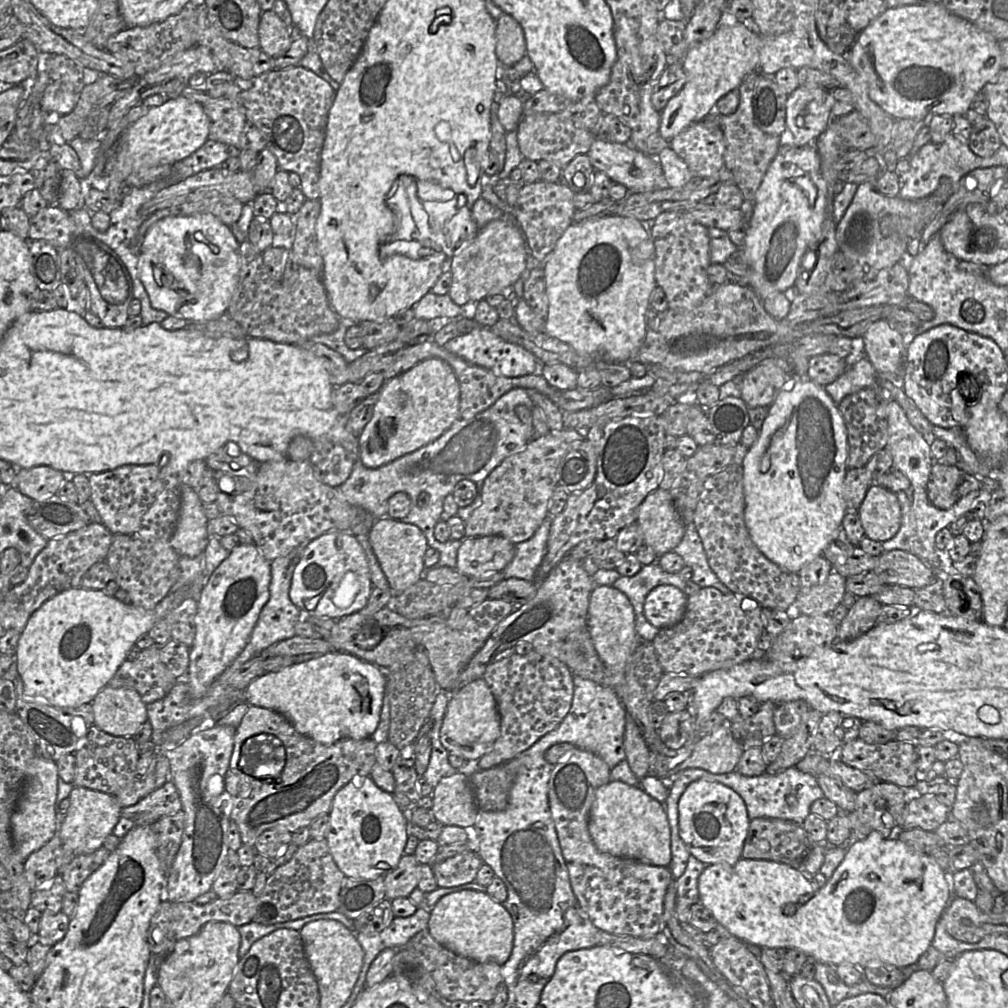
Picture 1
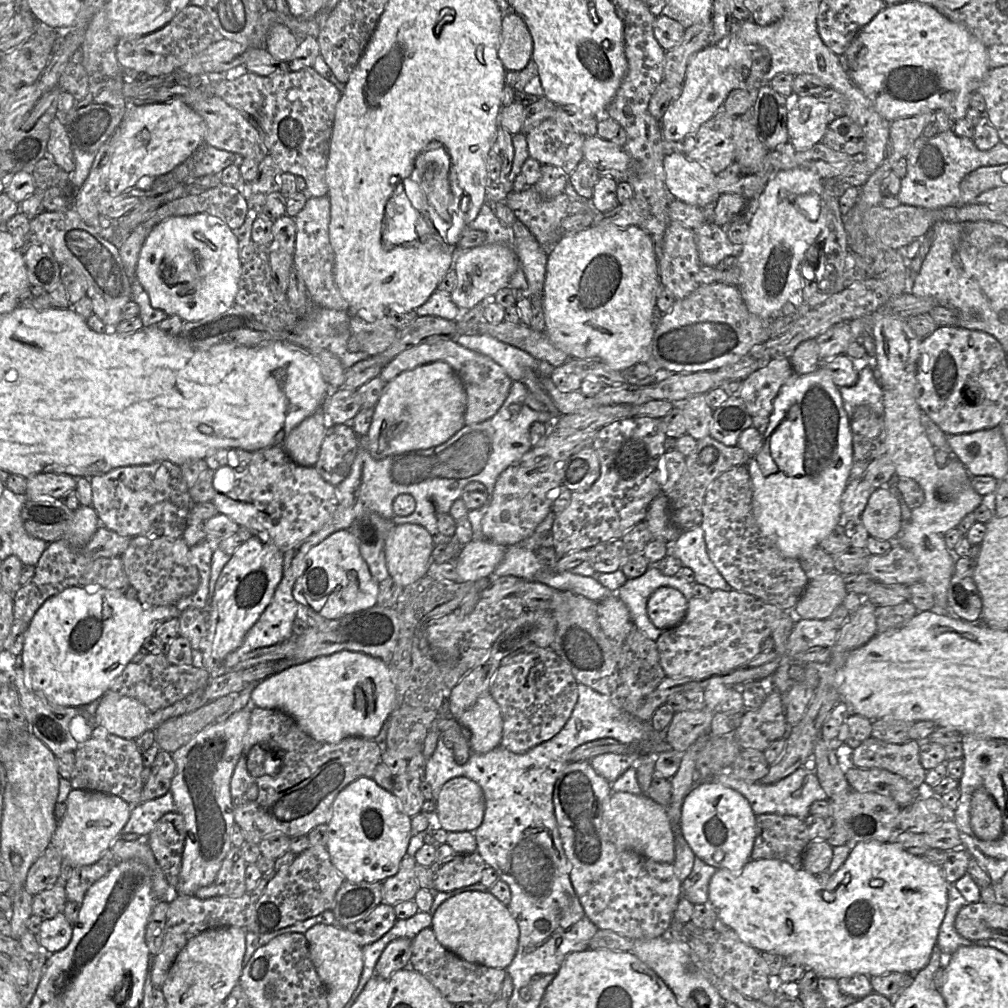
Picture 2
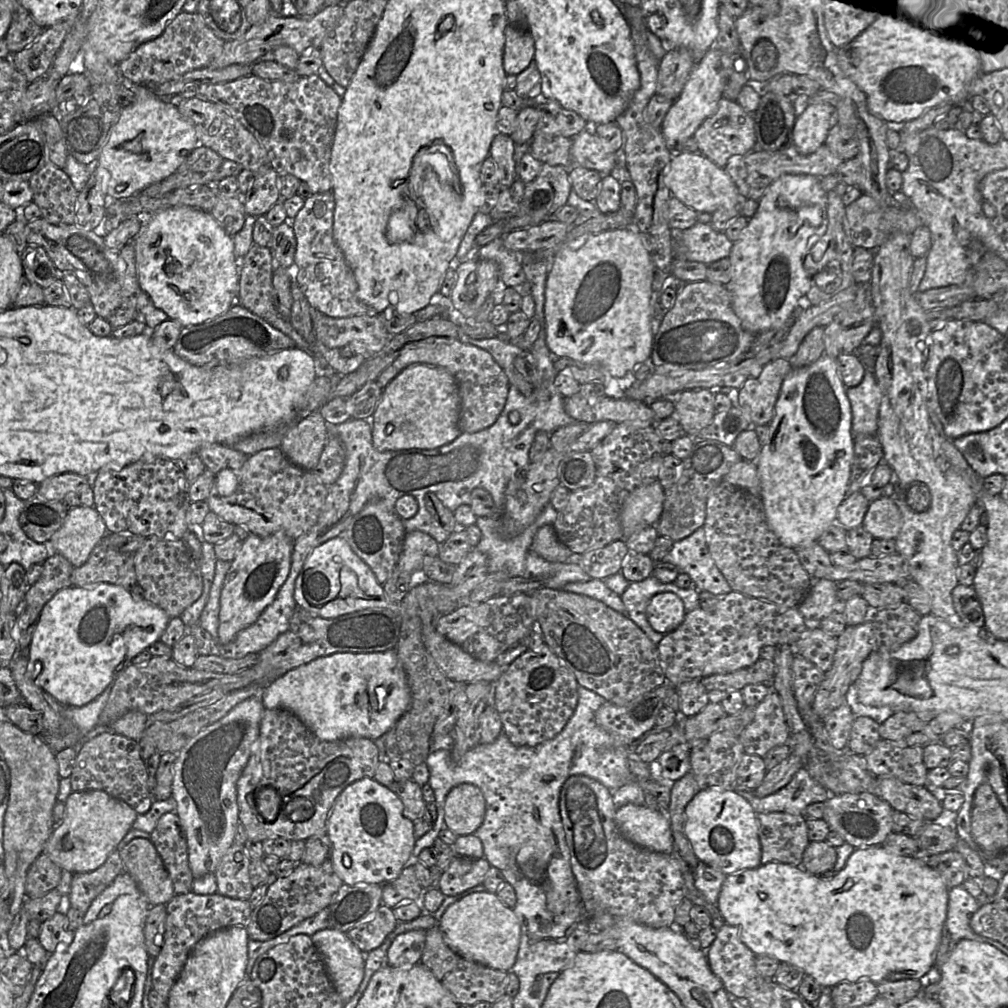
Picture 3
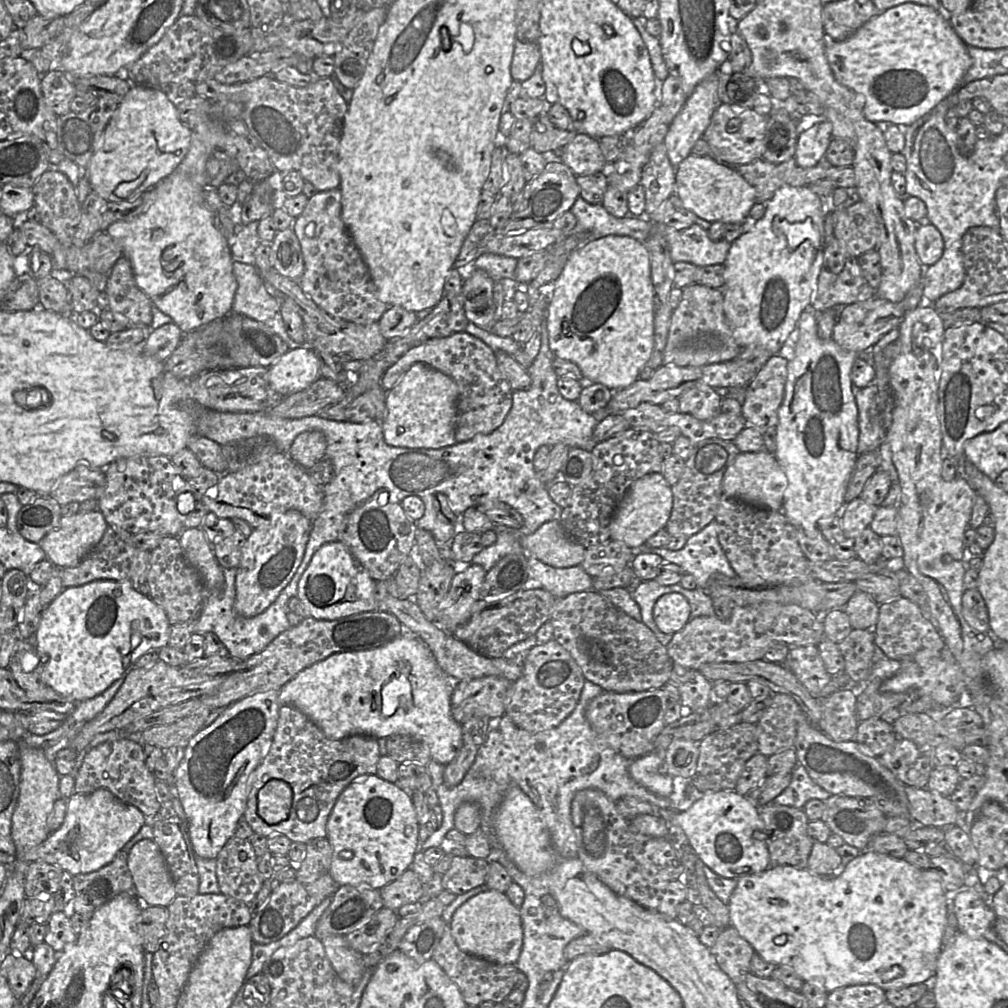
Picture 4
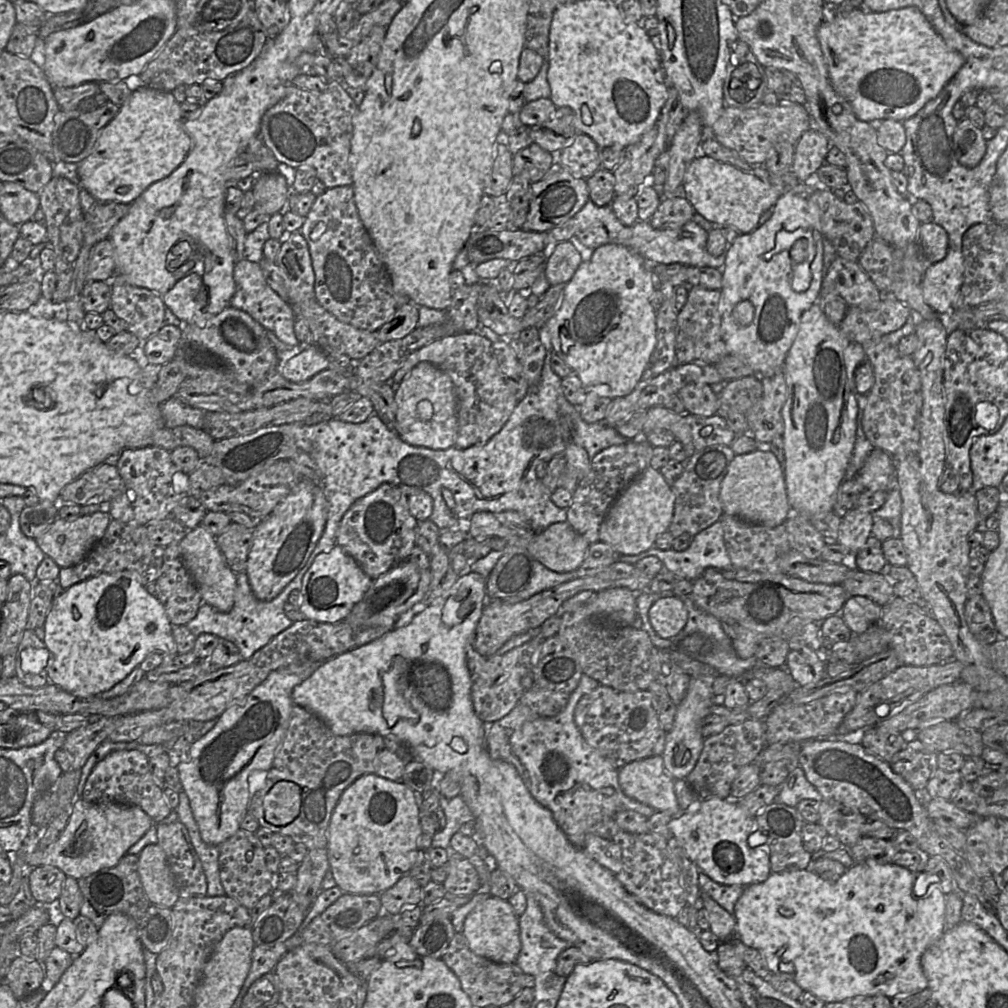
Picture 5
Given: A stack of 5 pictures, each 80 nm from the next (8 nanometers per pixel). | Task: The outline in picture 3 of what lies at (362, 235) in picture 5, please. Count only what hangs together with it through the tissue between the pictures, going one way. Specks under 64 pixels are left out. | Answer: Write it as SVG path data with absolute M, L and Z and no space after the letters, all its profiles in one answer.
M333 193L314 194L292 219L297 240L294 277L312 308L332 318L347 318L376 314L357 296L358 284L354 273L333 237L335 198Z

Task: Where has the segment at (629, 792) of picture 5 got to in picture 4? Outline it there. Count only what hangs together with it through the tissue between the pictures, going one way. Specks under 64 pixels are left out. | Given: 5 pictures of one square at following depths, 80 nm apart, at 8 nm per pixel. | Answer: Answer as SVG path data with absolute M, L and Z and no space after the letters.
M656 752L634 759L629 766L630 776L651 792L669 797L673 791L673 777L659 772L663 759Z

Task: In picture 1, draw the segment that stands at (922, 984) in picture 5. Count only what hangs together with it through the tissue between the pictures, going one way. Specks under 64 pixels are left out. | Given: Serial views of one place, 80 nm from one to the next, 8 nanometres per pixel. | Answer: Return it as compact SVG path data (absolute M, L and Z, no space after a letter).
M872 831L865 839L852 840L848 843L846 855L836 868L827 883L819 890L814 891L812 883L804 875L791 866L765 859L740 858L735 864L715 863L706 864L698 879L699 902L703 904L714 916L716 921L724 926L734 937L747 945L760 948L797 948L802 950L813 962L829 963L837 966L841 963L851 963L862 968L870 961L881 961L900 968L915 963L919 957L932 945L936 925L947 908L950 897L950 875L928 854L919 852L901 840L884 838L879 832Z

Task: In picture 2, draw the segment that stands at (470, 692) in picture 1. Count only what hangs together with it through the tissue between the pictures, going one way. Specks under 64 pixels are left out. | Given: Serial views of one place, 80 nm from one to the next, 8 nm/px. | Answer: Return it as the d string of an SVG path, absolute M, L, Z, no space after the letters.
M490 692L482 695L458 723L469 730L472 753L484 754L500 745L503 720L500 708Z

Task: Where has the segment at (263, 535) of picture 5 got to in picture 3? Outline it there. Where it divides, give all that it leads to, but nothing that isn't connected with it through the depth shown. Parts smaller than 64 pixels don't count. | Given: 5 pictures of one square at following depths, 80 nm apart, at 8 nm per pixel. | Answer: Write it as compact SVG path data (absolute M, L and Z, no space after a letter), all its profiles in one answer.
M284 532L267 537L250 533L225 576L219 611L218 639L228 644L243 629L253 624L264 609L272 603L280 587L288 577L294 540Z

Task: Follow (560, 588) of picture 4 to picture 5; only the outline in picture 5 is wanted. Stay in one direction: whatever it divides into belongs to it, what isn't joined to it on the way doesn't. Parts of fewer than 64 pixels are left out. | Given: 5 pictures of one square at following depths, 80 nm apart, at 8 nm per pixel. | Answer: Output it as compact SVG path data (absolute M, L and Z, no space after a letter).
M534 560L532 563L532 574L529 584L517 595L499 600L507 600L510 603L516 603L526 600L533 595L545 590L549 590L563 583L577 579L575 571L558 573L550 570L540 562Z

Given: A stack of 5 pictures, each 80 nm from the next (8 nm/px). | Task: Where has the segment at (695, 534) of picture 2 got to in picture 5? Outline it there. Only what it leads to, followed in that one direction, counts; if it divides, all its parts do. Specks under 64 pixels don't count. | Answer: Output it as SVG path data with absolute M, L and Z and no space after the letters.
M716 521L711 526L707 527L706 529L694 535L690 546L684 551L675 551L673 549L661 550L655 547L652 547L644 552L641 552L640 554L631 555L631 556L636 557L642 554L646 554L647 557L648 556L658 557L662 561L664 567L667 568L669 571L673 572L679 579L684 578L691 581L694 581L695 579L701 577L704 571L709 567L721 568L725 570L734 569L731 563L731 560L729 558L729 555L727 553L726 547L725 547L724 537L723 537L723 528L720 521Z

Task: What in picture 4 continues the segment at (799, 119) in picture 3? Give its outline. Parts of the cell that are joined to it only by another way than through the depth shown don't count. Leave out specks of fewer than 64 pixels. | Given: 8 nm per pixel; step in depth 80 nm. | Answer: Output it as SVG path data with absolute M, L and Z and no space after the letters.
M828 120L816 122L798 134L794 158L803 168L815 166L825 158L832 139L832 124Z

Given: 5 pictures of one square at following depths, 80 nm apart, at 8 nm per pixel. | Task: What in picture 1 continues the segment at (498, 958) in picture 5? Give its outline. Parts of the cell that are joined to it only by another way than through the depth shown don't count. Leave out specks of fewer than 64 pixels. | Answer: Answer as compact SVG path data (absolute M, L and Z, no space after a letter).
M461 890L443 896L430 913L427 929L443 947L479 963L492 961L503 965L513 948L512 917L503 904L496 902L486 892Z

